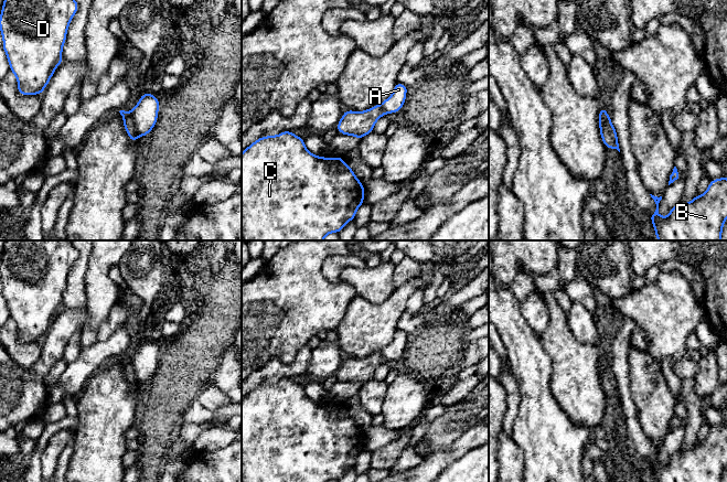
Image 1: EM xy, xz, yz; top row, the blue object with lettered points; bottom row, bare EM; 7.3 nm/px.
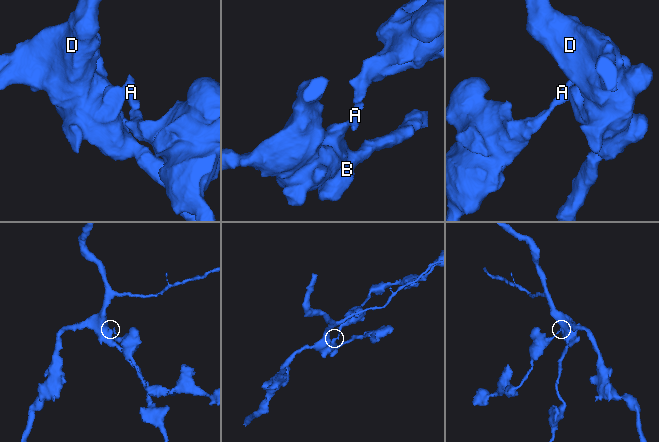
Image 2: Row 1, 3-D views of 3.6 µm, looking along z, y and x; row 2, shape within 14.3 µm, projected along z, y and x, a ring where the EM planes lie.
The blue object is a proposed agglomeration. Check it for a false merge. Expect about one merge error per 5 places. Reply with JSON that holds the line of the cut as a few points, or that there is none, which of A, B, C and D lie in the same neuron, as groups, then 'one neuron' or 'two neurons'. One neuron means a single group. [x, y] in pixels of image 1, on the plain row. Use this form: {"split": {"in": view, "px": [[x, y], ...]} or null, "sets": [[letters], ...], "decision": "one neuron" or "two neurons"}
{"split": {"in": "xy", "px": [[129, 360], [138, 383]]}, "sets": [["A"], ["B", "C", "D"]], "decision": "two neurons"}

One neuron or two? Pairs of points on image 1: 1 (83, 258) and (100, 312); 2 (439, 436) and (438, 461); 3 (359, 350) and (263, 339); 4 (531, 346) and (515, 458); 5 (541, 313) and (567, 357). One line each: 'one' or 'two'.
1: two
2: two
3: two
4: two
5: two

